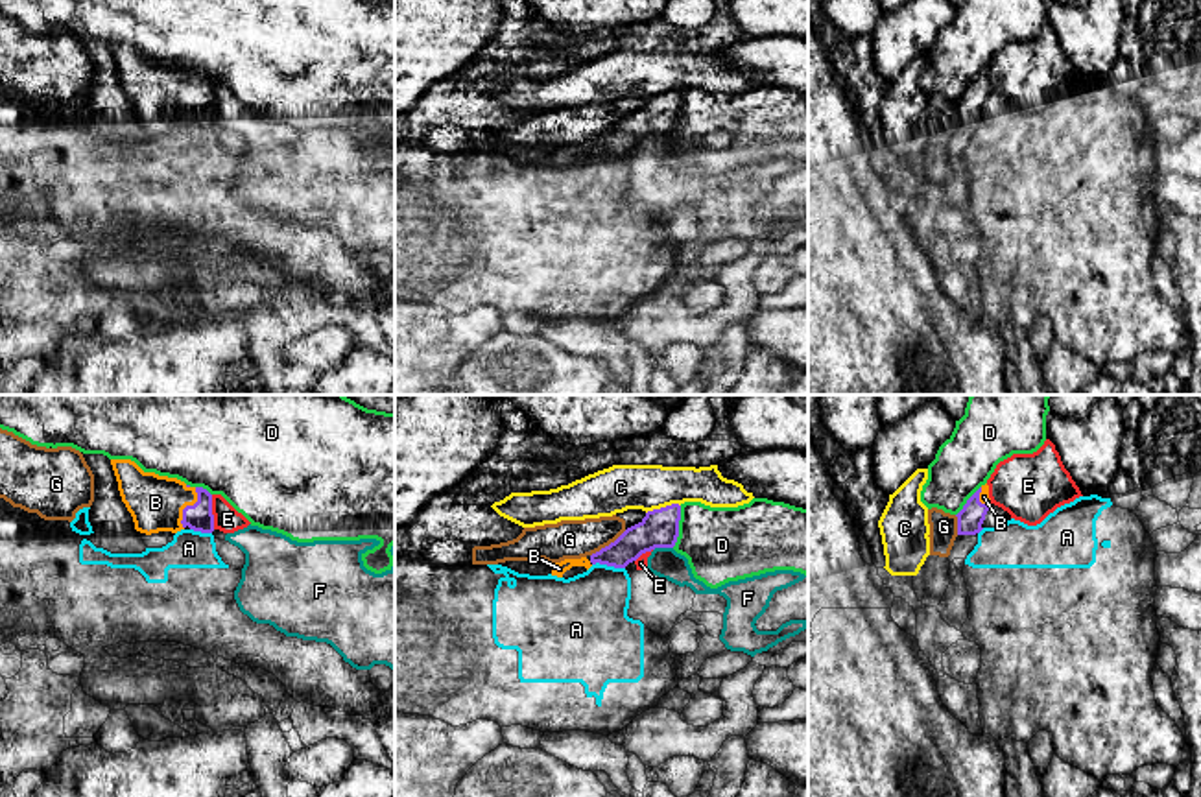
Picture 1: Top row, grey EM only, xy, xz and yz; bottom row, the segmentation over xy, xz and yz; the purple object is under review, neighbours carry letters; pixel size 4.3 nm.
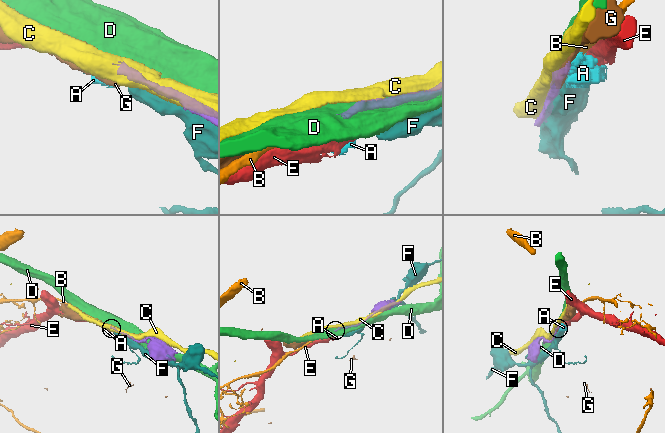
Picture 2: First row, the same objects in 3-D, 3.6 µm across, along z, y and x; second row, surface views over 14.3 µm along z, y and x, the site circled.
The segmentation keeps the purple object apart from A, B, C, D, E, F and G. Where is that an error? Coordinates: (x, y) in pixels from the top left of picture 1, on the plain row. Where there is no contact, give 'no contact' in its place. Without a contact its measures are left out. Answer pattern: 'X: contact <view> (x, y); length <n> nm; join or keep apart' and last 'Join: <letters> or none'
A: contact xz (609, 152); length 150 nm; keep apart
B: contact xy (187, 93); length 190 nm; join
C: contact xz (663, 95); length 160 nm; keep apart
D: contact xz (677, 113); length 190 nm; keep apart
E: contact xy (211, 98); length 150 nm; keep apart
F: contact xz (663, 133); length 90 nm; keep apart
G: contact xz (609, 131); length 200 nm; keep apart
Join: B

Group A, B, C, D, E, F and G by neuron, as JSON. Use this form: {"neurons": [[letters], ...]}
{"neurons": [["A"], ["B"], ["C"], ["D"], ["E", "F"], ["G"]]}

